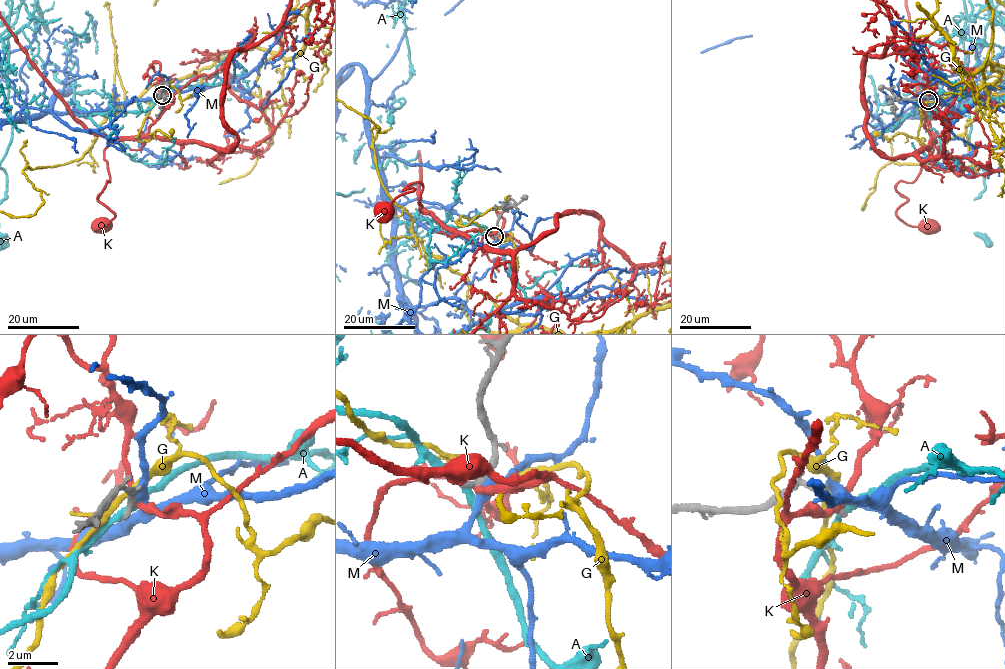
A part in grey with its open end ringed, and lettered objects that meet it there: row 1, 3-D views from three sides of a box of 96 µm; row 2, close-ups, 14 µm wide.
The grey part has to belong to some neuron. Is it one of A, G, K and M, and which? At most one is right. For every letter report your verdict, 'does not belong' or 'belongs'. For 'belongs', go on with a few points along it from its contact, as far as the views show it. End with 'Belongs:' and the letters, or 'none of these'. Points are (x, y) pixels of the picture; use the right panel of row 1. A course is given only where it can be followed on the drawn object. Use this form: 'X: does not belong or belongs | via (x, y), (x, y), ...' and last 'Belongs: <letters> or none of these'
A: does not belong
G: does not belong
K: does not belong
M: does not belong
Belongs: none of these

